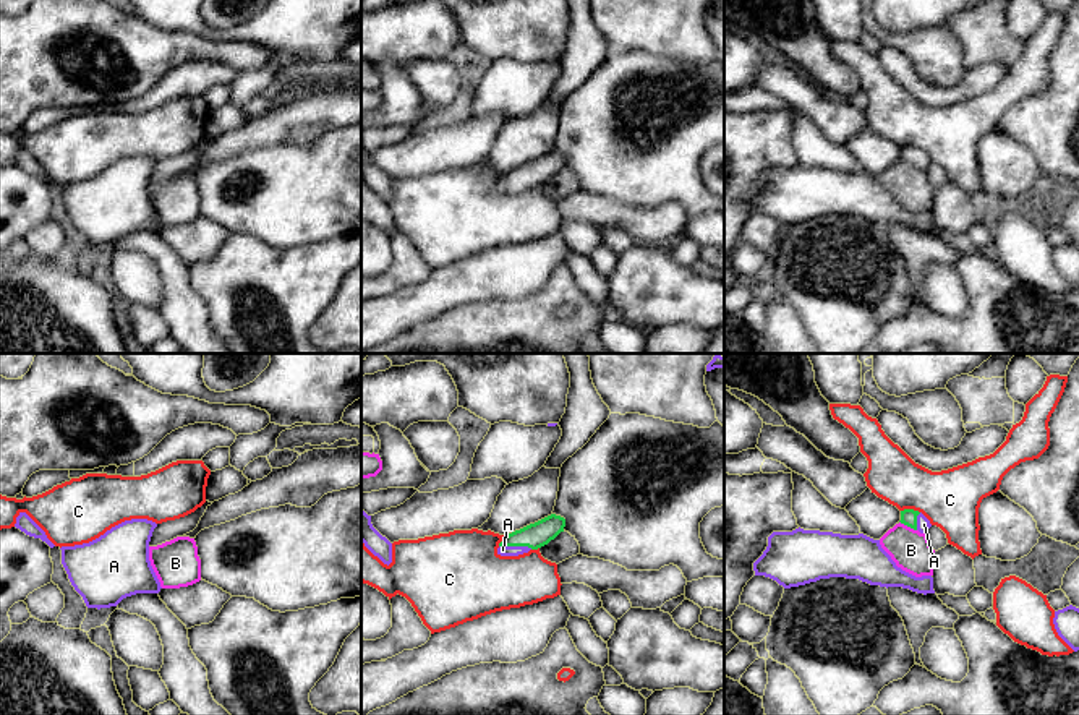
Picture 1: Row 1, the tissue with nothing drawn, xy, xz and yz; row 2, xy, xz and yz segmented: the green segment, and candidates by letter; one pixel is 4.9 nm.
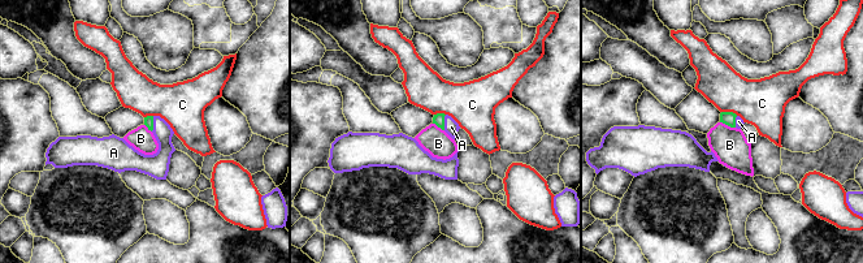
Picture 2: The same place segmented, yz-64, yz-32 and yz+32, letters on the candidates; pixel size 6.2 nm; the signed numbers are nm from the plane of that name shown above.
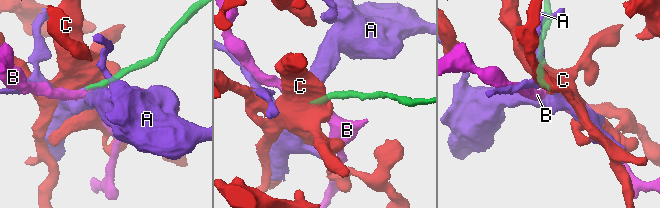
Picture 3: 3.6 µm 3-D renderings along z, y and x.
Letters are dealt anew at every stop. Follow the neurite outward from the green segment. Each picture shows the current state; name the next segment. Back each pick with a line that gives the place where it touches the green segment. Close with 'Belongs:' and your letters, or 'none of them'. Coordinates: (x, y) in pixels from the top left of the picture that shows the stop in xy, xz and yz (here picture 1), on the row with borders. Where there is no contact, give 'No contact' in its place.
A: Touches green at xz (516, 545)
Belongs: A

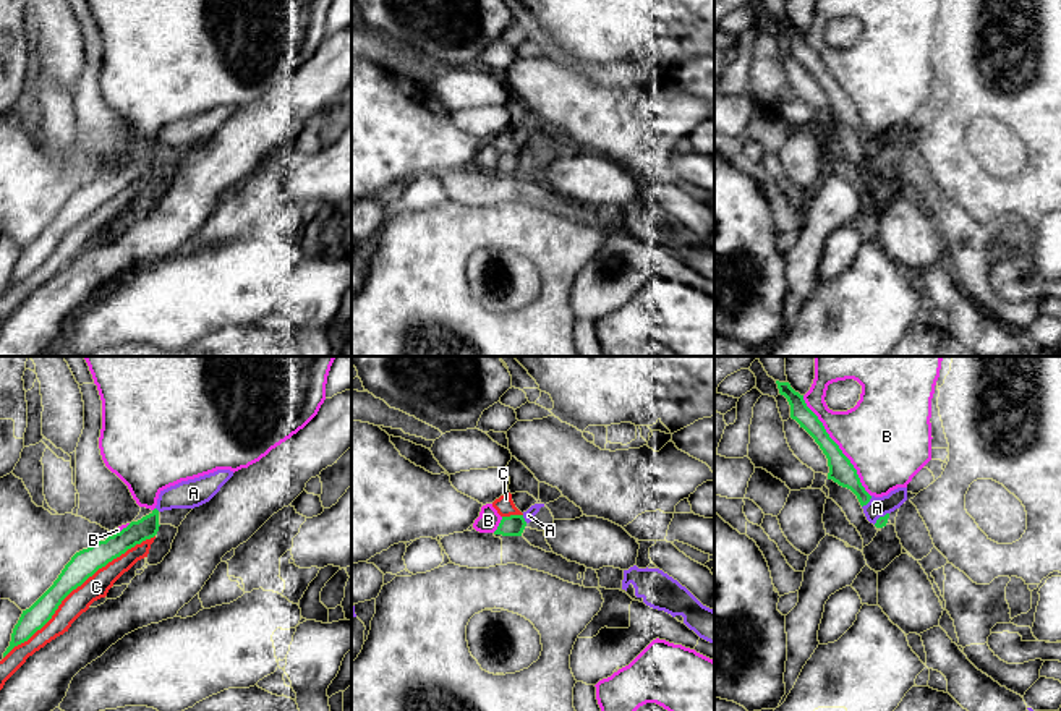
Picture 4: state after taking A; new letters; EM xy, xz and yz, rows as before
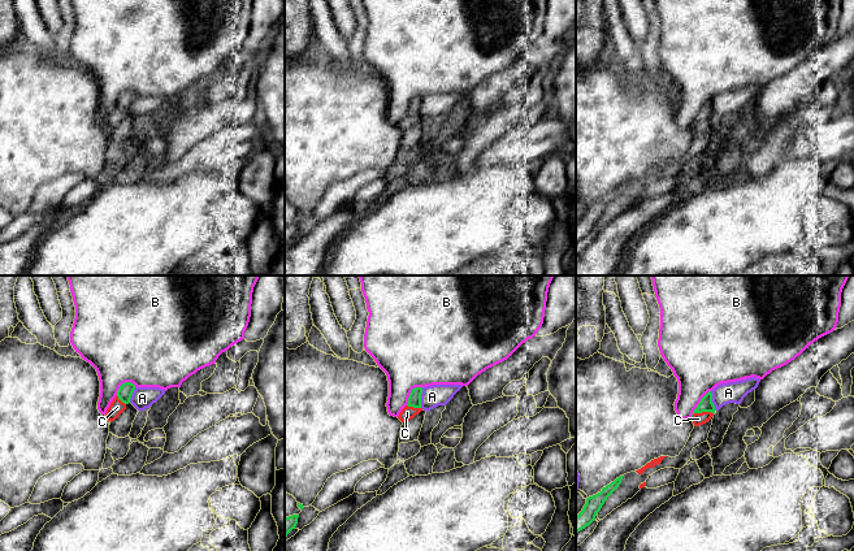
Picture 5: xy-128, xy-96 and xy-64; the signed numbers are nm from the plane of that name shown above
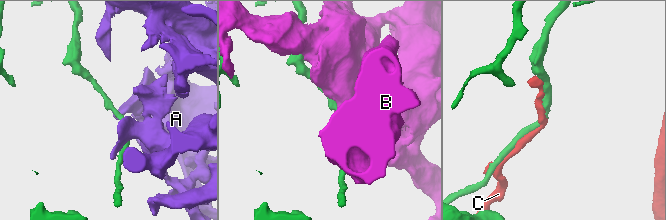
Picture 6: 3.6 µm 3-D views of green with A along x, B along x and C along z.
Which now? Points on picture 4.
Belongs: none of them

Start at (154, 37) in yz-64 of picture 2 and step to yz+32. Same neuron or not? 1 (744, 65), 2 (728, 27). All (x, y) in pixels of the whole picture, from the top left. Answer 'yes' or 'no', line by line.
1: no
2: yes

